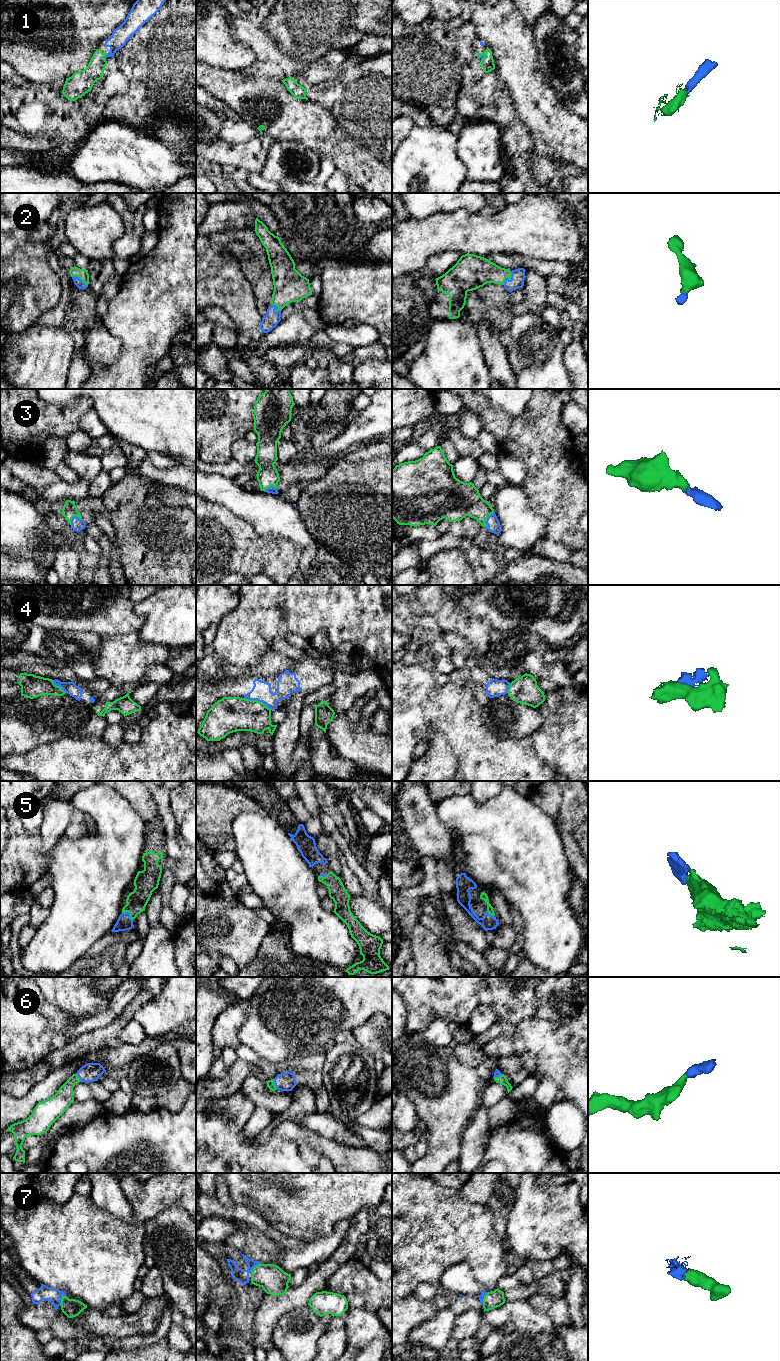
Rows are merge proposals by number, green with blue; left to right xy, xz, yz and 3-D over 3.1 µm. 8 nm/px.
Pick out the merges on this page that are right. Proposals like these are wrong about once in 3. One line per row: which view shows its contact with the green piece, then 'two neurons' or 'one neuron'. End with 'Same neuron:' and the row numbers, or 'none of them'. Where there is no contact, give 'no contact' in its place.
1: contact in xy; one neuron
2: contact in yz; one neuron
3: contact in xy; one neuron
4: contact in xz; two neurons
5: contact in xy; one neuron
6: contact in xz; one neuron
7: contact in xz; one neuron
Same neuron: 1, 2, 3, 5, 6, 7

